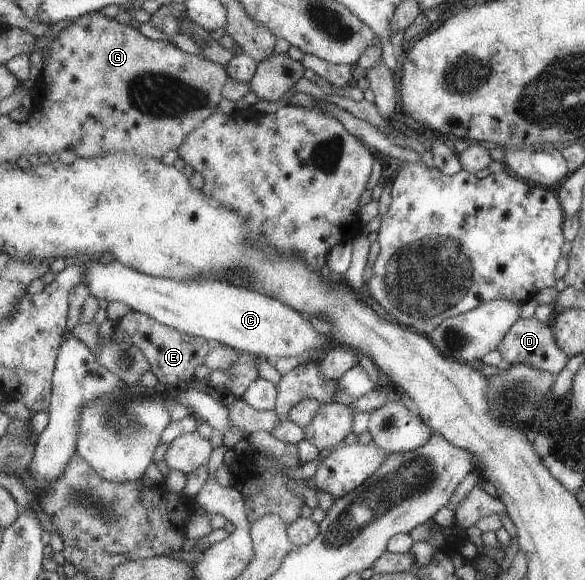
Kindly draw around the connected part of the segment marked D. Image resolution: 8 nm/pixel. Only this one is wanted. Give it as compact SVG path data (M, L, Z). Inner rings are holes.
M518 318L496 347L503 365L522 362L556 375L569 357L557 345L548 323L536 318Z

